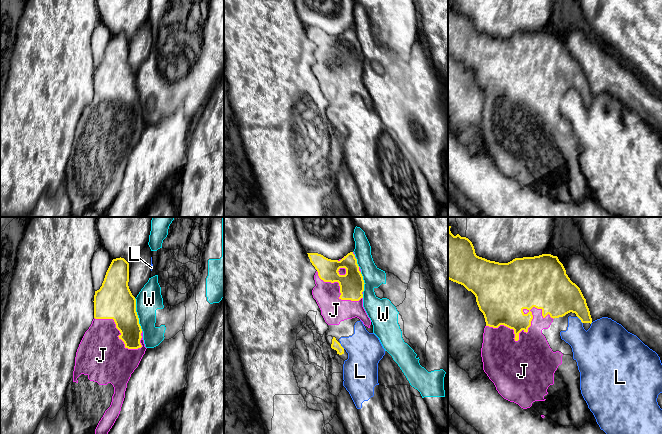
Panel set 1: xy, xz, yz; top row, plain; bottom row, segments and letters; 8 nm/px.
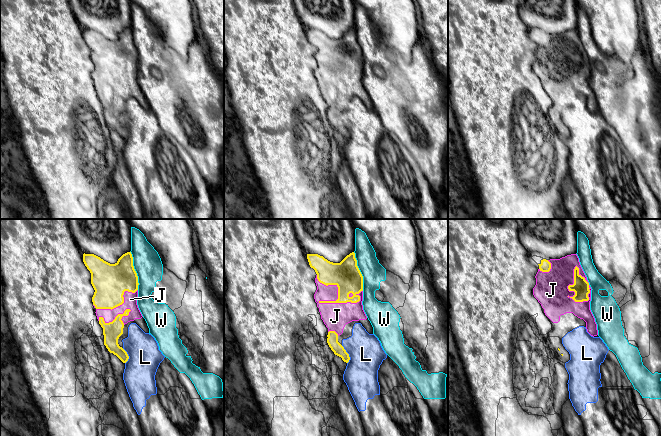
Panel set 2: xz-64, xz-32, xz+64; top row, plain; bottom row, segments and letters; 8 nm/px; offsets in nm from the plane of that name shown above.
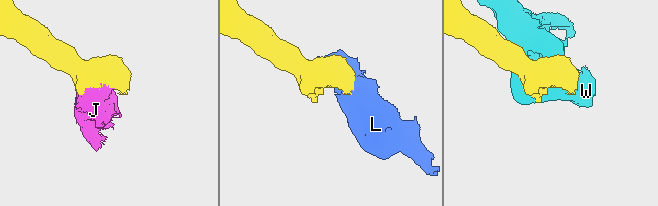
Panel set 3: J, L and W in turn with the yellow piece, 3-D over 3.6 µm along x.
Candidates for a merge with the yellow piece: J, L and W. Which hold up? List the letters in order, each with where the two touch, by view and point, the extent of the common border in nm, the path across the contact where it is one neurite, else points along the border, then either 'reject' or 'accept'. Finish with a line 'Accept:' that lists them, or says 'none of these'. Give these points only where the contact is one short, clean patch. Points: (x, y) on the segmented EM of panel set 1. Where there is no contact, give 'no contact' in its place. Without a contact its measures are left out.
J: meets yellow in yz at (524, 331); contact 550 nm long; accept
L: meets yellow in yz at (580, 319); contact 80 nm long; reject
W: meets yellow in xy at (136, 314); contact 280 nm long; reject
Accept: J

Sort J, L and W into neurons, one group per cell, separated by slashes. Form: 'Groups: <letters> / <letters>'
Groups: J / L / W

